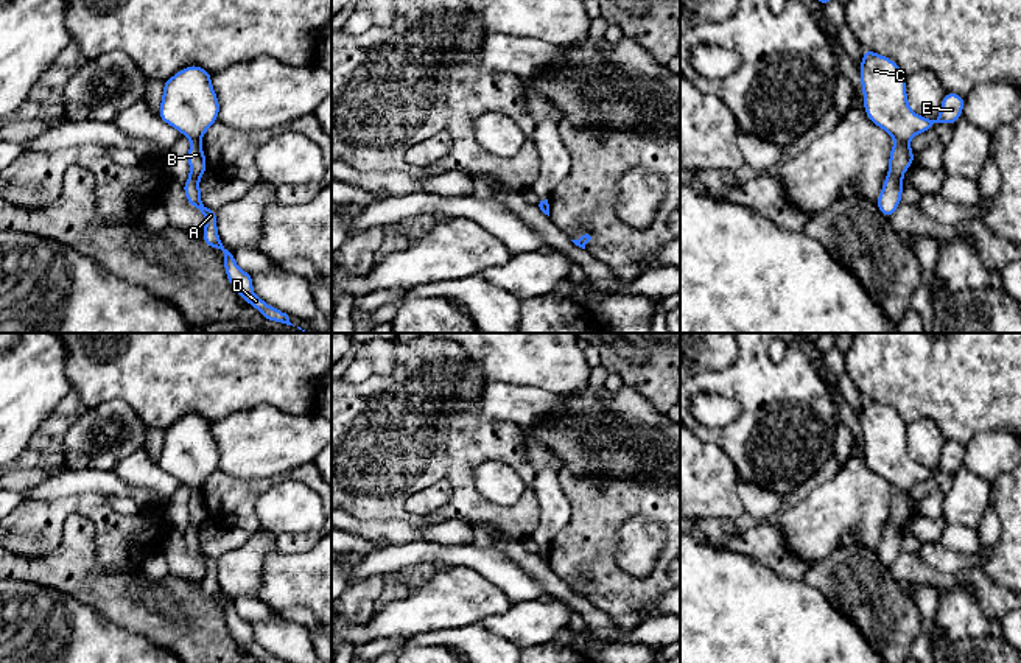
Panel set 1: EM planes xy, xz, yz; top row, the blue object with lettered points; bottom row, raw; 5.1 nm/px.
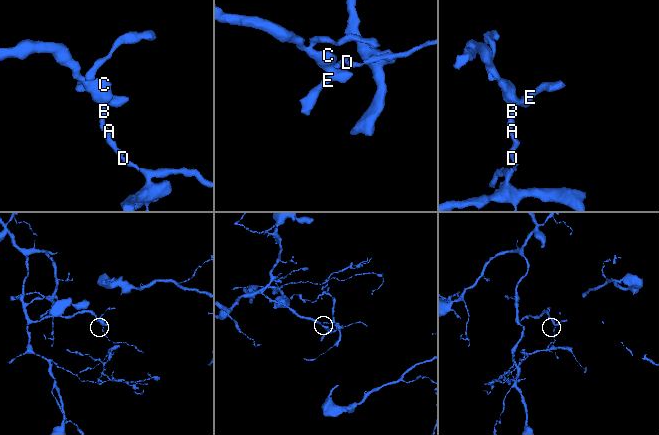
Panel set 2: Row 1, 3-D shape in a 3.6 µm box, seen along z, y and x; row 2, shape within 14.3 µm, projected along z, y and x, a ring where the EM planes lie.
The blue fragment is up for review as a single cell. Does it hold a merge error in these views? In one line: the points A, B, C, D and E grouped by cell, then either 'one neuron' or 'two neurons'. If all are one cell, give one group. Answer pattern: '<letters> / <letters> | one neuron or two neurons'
A B D / C E | two neurons

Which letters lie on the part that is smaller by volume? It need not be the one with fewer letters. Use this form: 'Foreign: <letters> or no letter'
Foreign: A, B, D

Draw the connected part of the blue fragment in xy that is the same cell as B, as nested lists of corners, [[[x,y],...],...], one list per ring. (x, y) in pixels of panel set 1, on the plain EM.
[[[191,490],[187,501],[187,509],[190,512],[190,524],[182,534],[185,546],[188,552],[198,557],[205,567],[205,577],[202,579],[204,591],[224,601],[224,619],[230,633],[251,655],[257,657],[261,663],[286,663],[268,654],[261,646],[252,643],[252,624],[238,616],[233,607],[233,599],[226,596],[218,585],[216,559],[207,557],[201,551],[199,528],[207,520],[205,503],[201,490]]]

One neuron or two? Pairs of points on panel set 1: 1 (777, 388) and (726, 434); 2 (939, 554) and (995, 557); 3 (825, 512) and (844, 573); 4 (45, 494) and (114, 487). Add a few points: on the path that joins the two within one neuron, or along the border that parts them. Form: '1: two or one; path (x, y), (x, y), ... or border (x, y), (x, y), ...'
1: one; path (763, 399), (740, 427)
2: two; border (978, 551), (984, 559), (981, 568)
3: two; border (836, 545), (810, 567)
4: one; path (63, 484), (97, 484)

